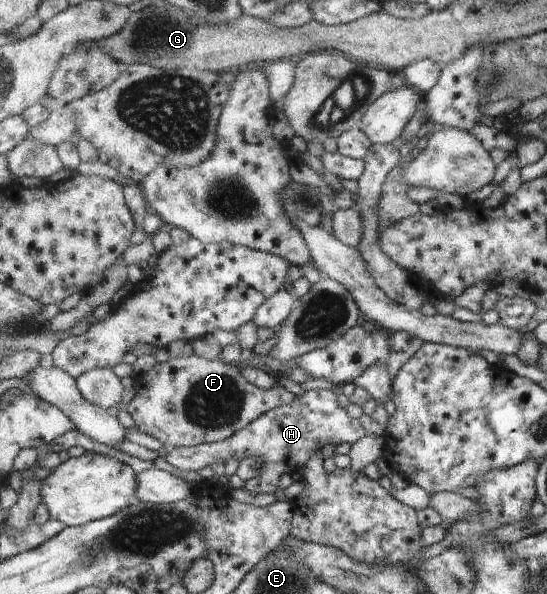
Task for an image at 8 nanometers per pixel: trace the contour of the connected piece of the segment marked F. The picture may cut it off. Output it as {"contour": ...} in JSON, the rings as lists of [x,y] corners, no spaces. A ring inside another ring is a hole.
{"contour":[[[196,355],[186,358],[171,358],[170,362],[156,364],[147,373],[138,375],[133,380],[136,390],[134,398],[127,404],[134,428],[149,434],[160,441],[168,450],[184,447],[195,447],[226,440],[239,430],[264,416],[269,410],[277,409],[296,402],[296,395],[282,386],[263,389],[248,382],[241,372],[240,366],[225,363],[221,359],[206,360]]]}

